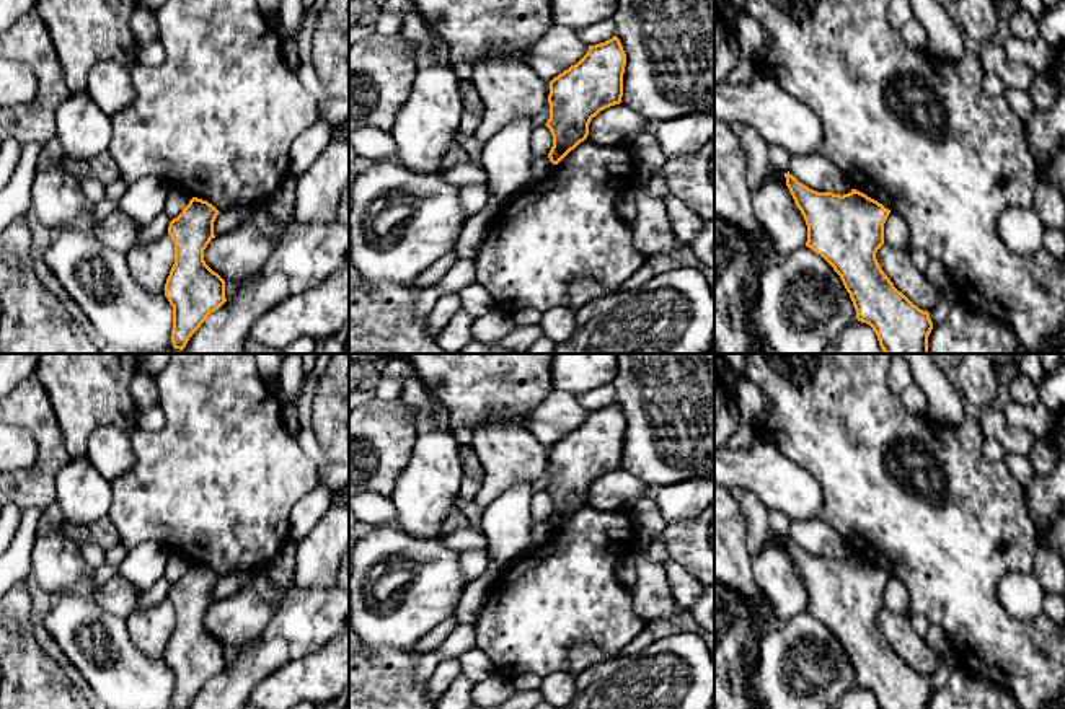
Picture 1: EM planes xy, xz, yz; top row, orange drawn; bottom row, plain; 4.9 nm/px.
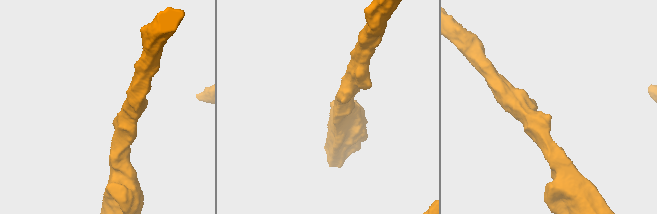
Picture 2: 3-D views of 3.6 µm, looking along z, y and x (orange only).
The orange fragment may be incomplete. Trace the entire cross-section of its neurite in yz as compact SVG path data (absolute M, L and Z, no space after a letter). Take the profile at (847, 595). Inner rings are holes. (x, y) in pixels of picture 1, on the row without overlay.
M789 536L784 543L807 590L806 611L820 619L840 641L856 675L856 685L873 693L879 709L928 709L933 694L930 678L899 657L876 624L877 614L884 610L884 588L890 575L856 554L843 561L817 557Z

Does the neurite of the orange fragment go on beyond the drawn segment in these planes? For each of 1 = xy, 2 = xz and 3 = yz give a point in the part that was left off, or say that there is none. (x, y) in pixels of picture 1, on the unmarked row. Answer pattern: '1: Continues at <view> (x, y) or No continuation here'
1: No continuation here
2: No continuation here
3: No continuation here

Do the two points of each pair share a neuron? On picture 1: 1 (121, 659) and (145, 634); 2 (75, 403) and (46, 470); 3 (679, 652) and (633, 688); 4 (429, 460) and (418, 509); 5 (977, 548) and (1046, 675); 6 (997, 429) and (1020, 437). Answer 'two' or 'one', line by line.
1: two
2: two
3: one
4: one
5: one
6: one

